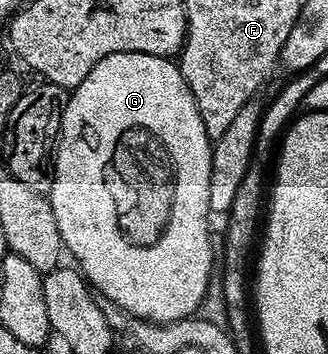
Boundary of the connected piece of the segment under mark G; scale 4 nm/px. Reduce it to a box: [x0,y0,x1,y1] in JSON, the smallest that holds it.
[50,53,213,325]

